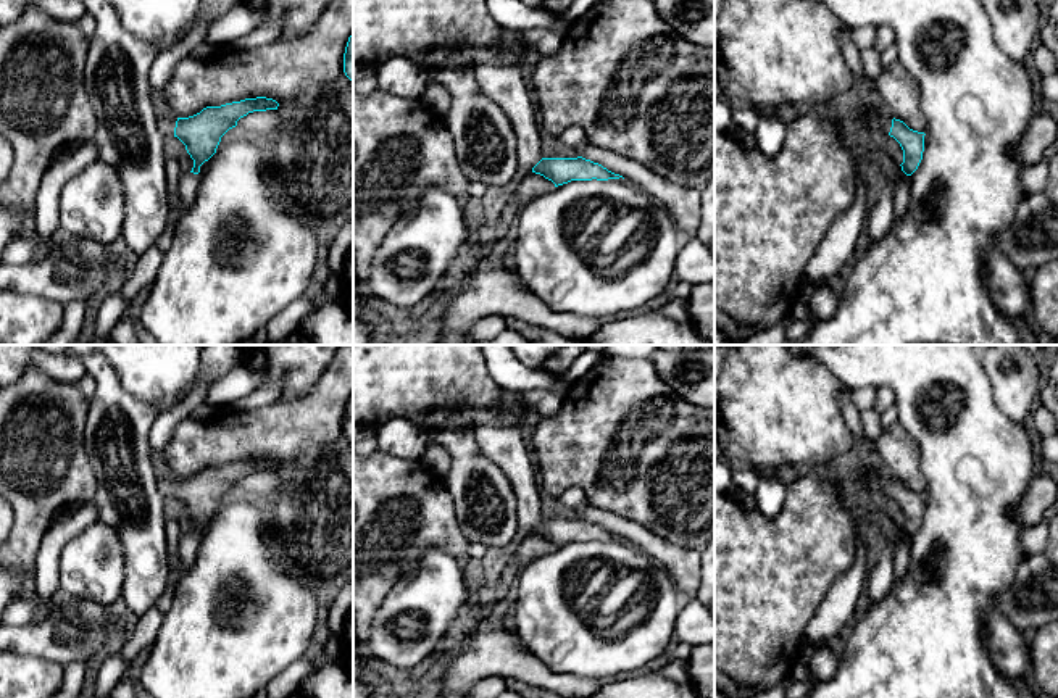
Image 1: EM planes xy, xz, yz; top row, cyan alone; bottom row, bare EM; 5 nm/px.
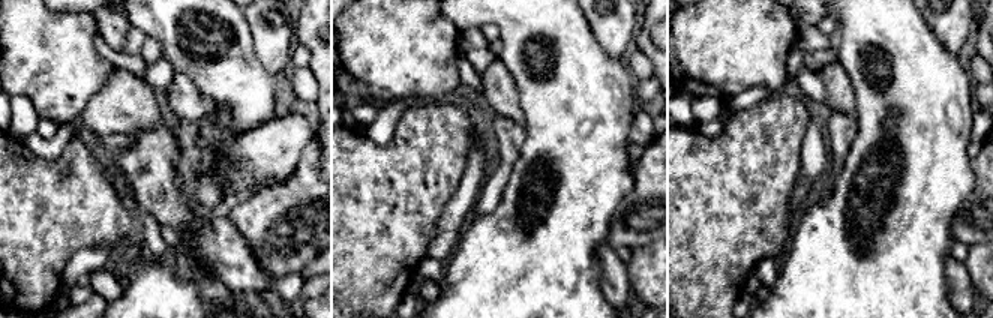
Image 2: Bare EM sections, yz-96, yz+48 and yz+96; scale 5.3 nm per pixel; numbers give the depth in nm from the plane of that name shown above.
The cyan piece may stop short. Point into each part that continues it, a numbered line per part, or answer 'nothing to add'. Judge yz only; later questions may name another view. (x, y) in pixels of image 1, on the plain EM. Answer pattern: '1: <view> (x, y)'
1: yz (873, 482)

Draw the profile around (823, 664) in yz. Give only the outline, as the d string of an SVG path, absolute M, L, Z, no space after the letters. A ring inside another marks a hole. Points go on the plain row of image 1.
M816 645L808 669L816 680L831 679L839 667L839 656L829 646Z

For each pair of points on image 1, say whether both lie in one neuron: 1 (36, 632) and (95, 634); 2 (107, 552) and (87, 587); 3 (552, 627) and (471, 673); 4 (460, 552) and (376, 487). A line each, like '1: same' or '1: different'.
1: same
2: same
3: different
4: same

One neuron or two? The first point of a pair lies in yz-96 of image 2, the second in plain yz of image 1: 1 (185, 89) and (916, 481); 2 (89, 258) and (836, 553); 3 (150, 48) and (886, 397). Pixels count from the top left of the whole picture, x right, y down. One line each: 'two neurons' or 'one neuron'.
1: one neuron
2: two neurons
3: one neuron

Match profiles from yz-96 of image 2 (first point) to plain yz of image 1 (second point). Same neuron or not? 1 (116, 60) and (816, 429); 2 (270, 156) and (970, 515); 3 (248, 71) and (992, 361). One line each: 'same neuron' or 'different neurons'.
1: different neurons
2: different neurons
3: different neurons

